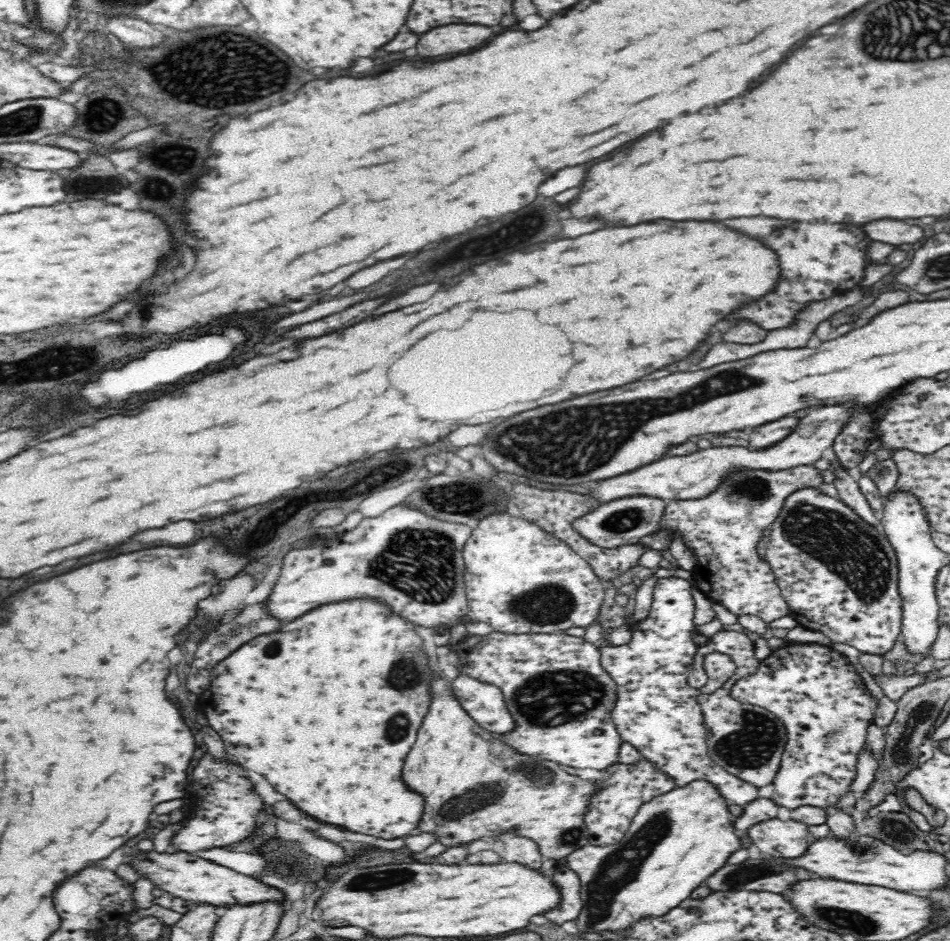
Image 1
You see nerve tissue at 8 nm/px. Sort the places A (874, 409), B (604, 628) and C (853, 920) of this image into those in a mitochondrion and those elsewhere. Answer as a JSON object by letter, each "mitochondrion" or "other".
{"A":"other","B":"other","C":"mitochondrion"}

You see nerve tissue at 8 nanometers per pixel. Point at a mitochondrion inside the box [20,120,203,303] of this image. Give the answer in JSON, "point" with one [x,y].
{"point":[100,185]}

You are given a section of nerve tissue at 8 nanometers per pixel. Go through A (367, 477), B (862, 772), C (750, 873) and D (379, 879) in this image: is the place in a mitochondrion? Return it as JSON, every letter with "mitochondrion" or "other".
{"A":"mitochondrion","B":"other","C":"mitochondrion","D":"mitochondrion"}

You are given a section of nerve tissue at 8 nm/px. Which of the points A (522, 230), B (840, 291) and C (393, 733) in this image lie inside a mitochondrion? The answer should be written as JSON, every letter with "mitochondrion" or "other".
{"A":"other","B":"other","C":"mitochondrion"}

